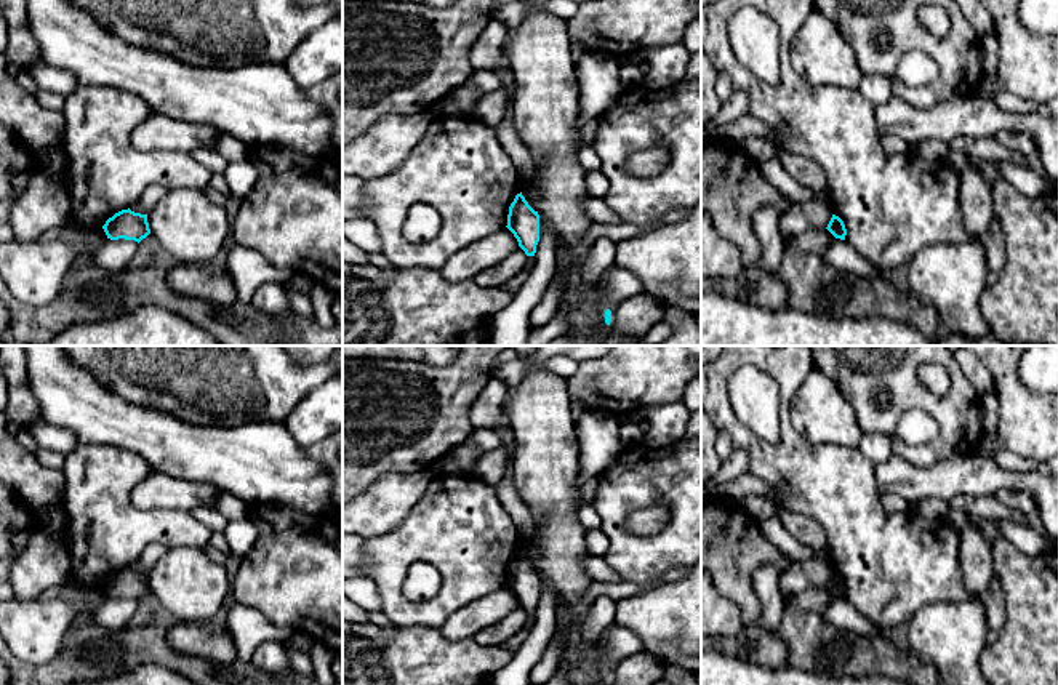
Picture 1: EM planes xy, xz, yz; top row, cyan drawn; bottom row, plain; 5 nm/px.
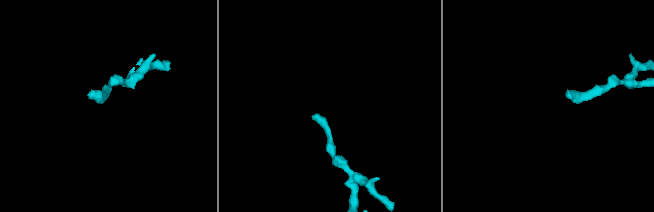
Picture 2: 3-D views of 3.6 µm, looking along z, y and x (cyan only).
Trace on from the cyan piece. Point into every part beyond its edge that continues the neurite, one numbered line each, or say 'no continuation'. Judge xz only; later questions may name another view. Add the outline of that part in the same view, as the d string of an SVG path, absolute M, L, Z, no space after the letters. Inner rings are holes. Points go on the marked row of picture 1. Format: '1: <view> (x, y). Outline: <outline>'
no continuation

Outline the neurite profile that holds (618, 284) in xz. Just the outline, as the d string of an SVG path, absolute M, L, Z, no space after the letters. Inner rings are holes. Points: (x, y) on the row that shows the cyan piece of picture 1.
M611 266L600 283L603 304L610 310L643 291L640 278L619 266Z

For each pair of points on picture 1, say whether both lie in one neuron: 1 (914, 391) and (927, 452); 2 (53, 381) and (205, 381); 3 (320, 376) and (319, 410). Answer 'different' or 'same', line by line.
1: same
2: different
3: different

